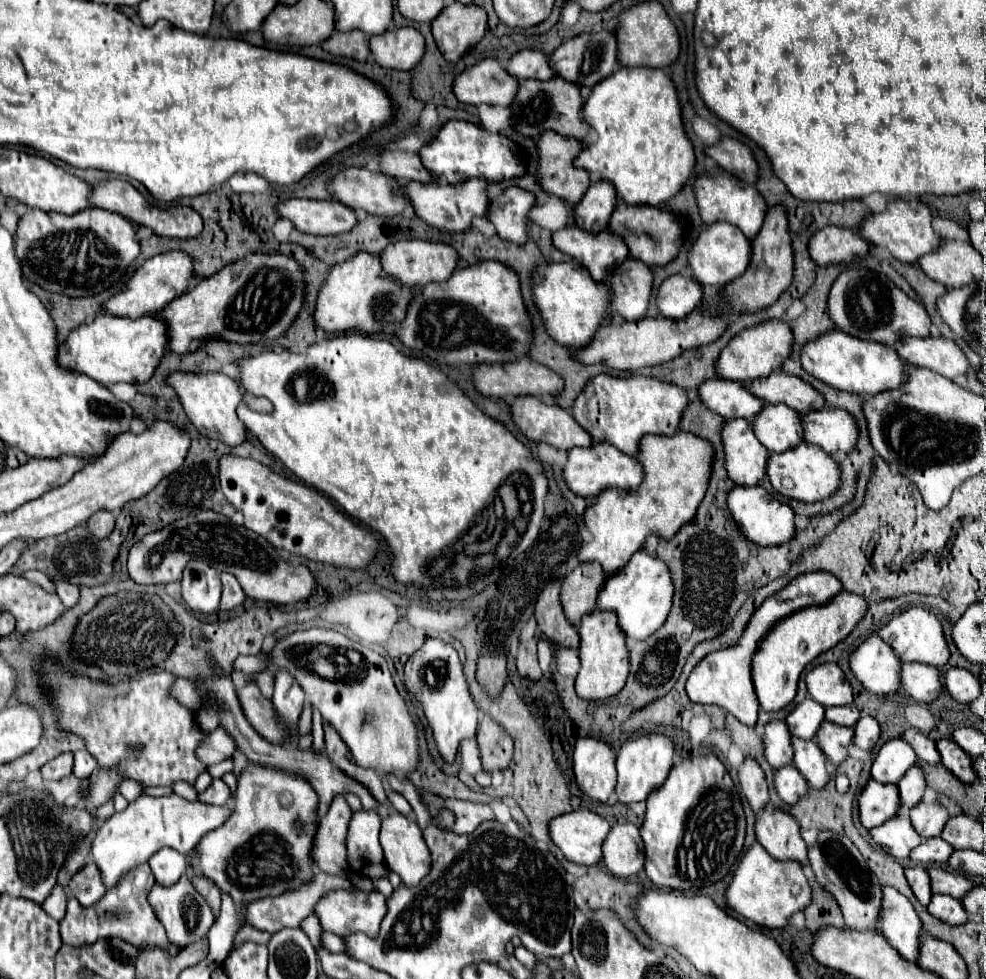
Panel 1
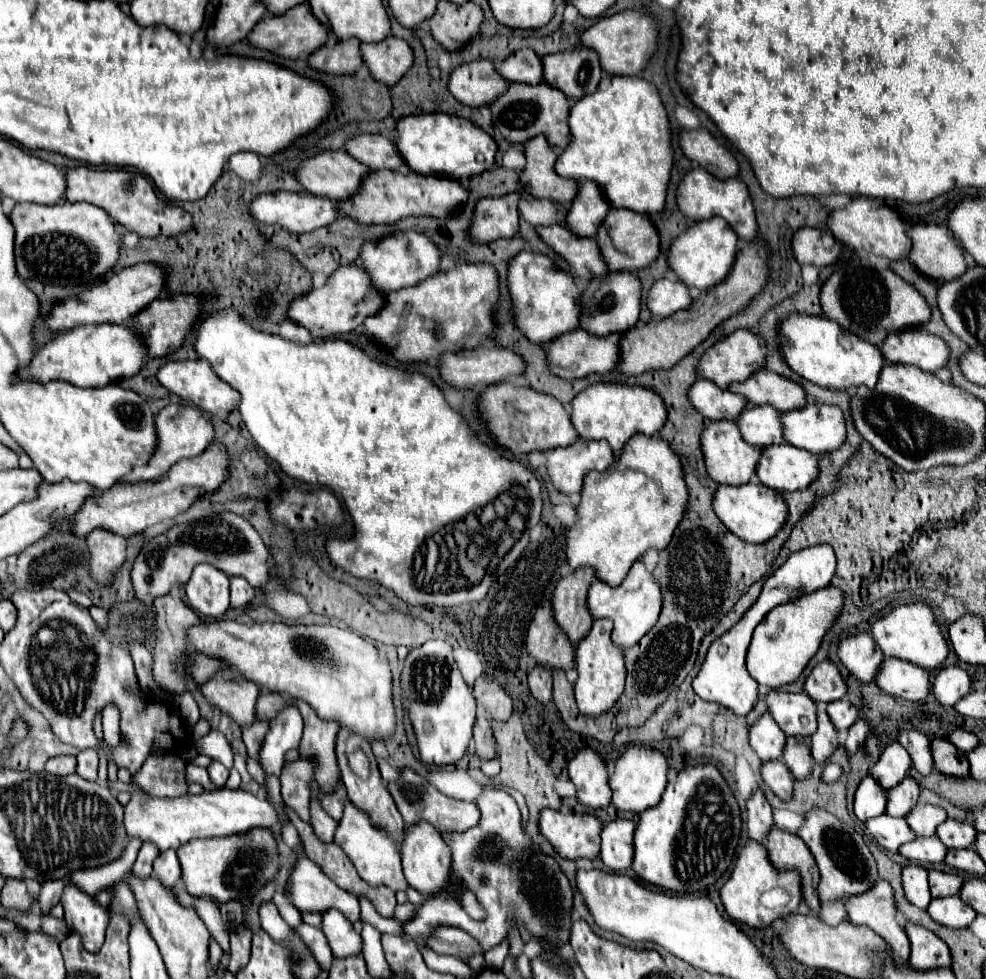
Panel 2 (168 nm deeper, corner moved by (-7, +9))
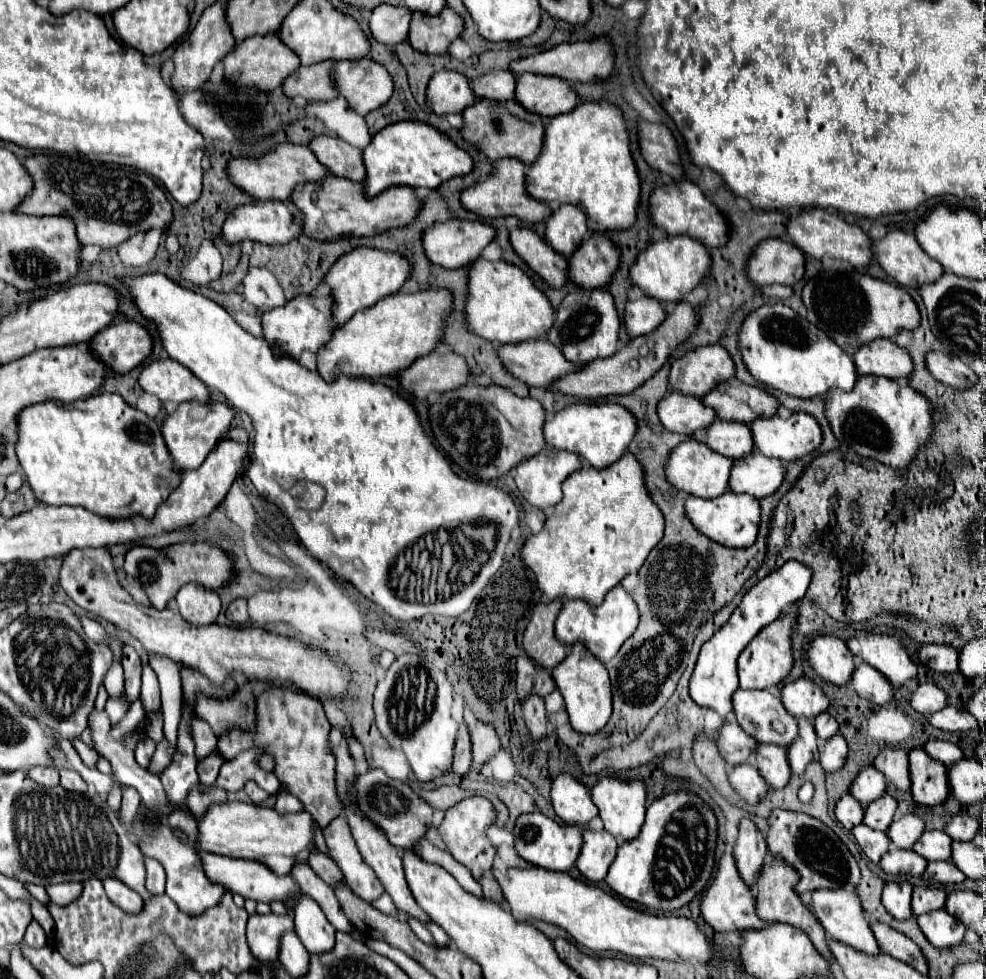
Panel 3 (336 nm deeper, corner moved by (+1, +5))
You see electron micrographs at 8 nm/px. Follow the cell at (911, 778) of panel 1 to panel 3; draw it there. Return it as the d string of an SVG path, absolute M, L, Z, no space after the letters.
M885 794L881 798L877 798L875 802L871 802L867 808L865 808L865 816L863 816L863 824L873 828L873 830L887 830L891 820L893 820L893 814L895 814L895 808L897 808L897 802L893 796Z

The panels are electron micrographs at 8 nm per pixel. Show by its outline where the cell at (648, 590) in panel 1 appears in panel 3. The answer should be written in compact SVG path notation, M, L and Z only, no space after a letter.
M619 584L611 592L607 592L605 600L597 608L591 608L583 600L565 600L563 608L555 620L555 636L557 636L557 640L561 640L567 646L581 642L599 662L607 664L617 654L621 644L635 632L635 628L639 624L637 618L639 618L637 604Z

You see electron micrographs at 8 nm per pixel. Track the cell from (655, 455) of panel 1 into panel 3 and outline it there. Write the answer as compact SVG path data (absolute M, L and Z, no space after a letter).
M625 452L615 464L597 470L591 466L575 470L563 482L563 500L553 508L547 516L545 526L539 534L531 534L525 538L521 546L521 562L535 574L537 588L545 594L545 598L559 600L585 600L587 604L601 604L605 594L617 586L629 572L637 572L649 552L657 546L663 536L663 514L649 498L649 492L643 484L641 464Z

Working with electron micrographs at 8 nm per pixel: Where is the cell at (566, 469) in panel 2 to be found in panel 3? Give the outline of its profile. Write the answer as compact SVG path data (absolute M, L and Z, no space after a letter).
M545 448L541 454L515 466L515 484L523 500L545 510L561 500L563 480L579 470L579 466L581 460L577 454Z

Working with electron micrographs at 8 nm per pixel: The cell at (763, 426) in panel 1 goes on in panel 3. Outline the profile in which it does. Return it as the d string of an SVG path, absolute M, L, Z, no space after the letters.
M715 420L707 426L705 438L701 440L707 448L713 452L727 456L731 460L737 460L741 456L747 456L753 452L753 436L749 426L741 422L727 422L727 420Z

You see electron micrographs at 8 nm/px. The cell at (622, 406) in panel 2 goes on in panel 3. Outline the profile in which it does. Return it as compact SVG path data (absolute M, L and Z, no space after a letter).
M571 404L545 422L543 434L549 448L577 452L589 466L601 470L621 458L637 432L637 420L617 404Z

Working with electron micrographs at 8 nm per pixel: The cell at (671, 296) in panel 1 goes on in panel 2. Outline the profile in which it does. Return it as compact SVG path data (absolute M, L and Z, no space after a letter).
M677 278L657 280L651 286L649 296L647 296L649 310L653 314L659 314L661 318L669 318L673 312L689 308L691 302L693 302L691 290L687 290L685 284L681 284L681 280L677 280Z

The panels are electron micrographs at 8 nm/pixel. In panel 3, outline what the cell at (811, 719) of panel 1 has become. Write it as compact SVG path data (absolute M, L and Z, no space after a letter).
M735 690L733 694L733 714L737 724L741 724L743 732L753 736L759 744L777 744L787 748L797 736L797 720L785 712L781 700L767 690Z

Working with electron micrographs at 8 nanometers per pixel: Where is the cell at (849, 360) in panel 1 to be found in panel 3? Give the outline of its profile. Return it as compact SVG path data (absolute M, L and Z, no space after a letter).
M783 302L765 304L747 314L737 332L737 344L741 360L755 380L789 396L813 398L831 388L849 392L857 380L851 356Z

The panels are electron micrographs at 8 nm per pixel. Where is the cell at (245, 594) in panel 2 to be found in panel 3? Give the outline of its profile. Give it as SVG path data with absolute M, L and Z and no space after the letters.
M237 598L235 602L231 602L231 606L227 608L227 618L231 622L237 622L237 624L245 624L249 622L249 614L247 614L247 602L243 598Z

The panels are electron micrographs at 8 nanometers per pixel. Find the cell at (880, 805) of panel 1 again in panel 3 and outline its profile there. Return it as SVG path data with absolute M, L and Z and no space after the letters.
M843 794L835 804L835 816L847 830L851 830L863 820L863 806L851 794Z

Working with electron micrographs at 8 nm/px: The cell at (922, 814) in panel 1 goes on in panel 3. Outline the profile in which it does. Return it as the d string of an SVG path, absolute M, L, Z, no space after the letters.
M907 814L907 816L891 822L887 836L897 848L909 850L917 842L917 838L923 834L923 830L925 830L923 820L915 814Z

